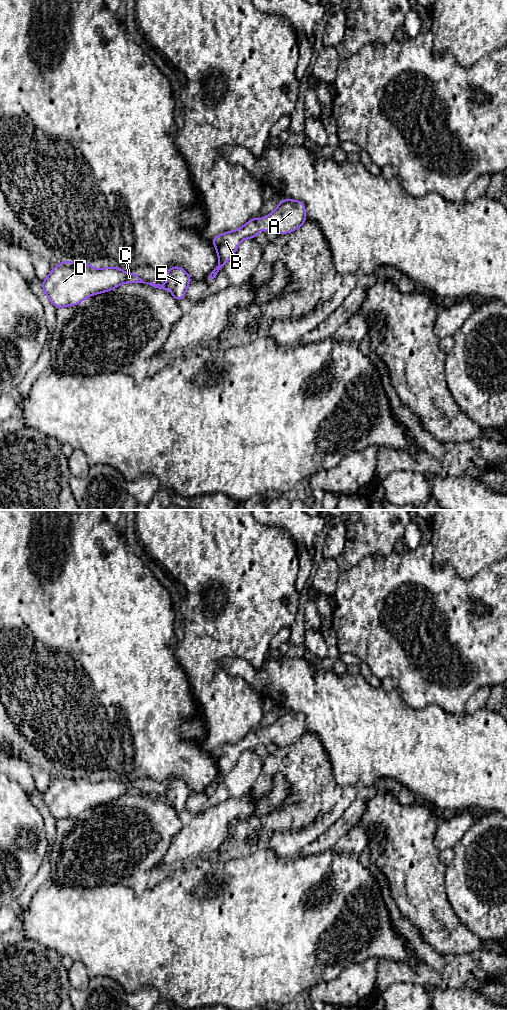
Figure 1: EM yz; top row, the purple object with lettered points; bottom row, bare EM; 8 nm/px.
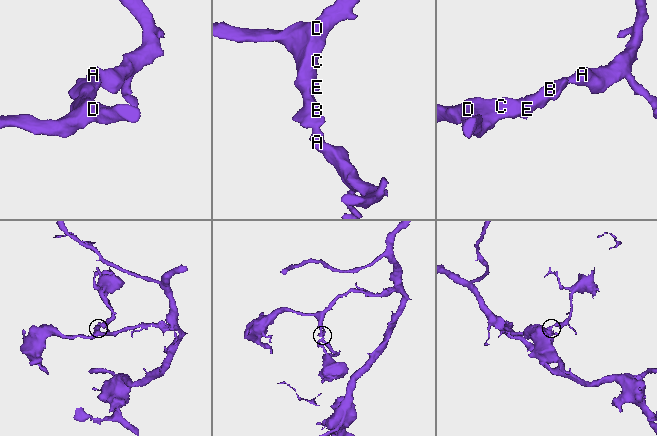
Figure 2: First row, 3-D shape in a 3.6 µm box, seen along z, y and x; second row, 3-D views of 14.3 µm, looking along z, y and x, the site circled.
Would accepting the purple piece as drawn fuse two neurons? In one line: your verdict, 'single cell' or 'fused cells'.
single cell

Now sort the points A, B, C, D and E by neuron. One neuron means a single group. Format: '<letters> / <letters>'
A B C D E

